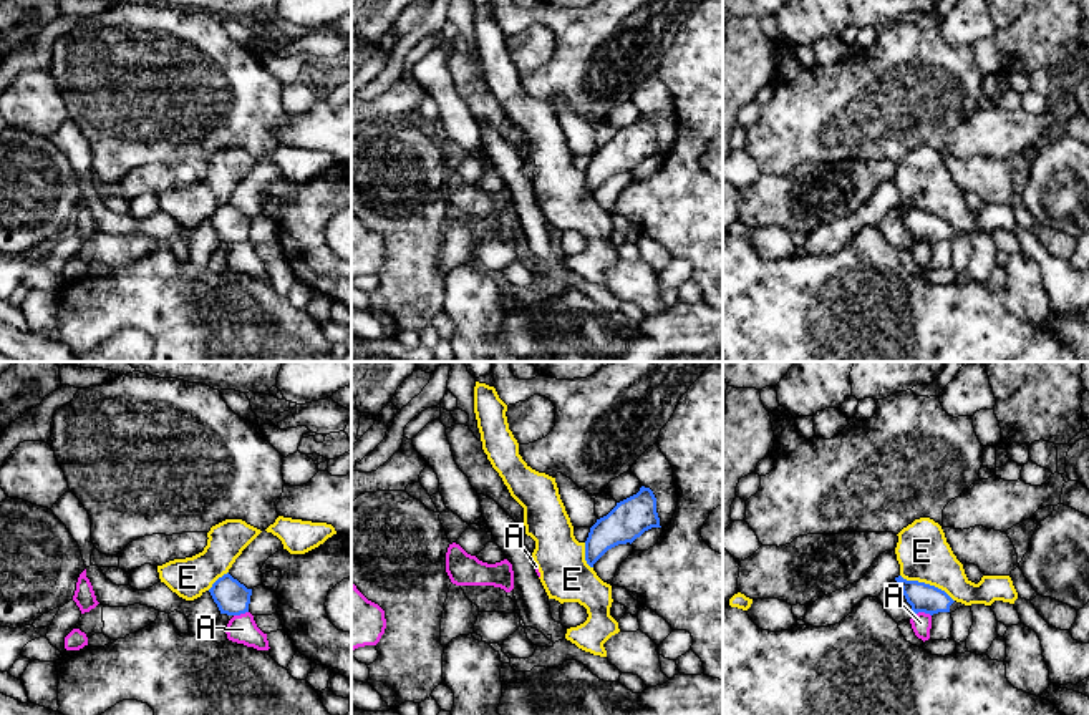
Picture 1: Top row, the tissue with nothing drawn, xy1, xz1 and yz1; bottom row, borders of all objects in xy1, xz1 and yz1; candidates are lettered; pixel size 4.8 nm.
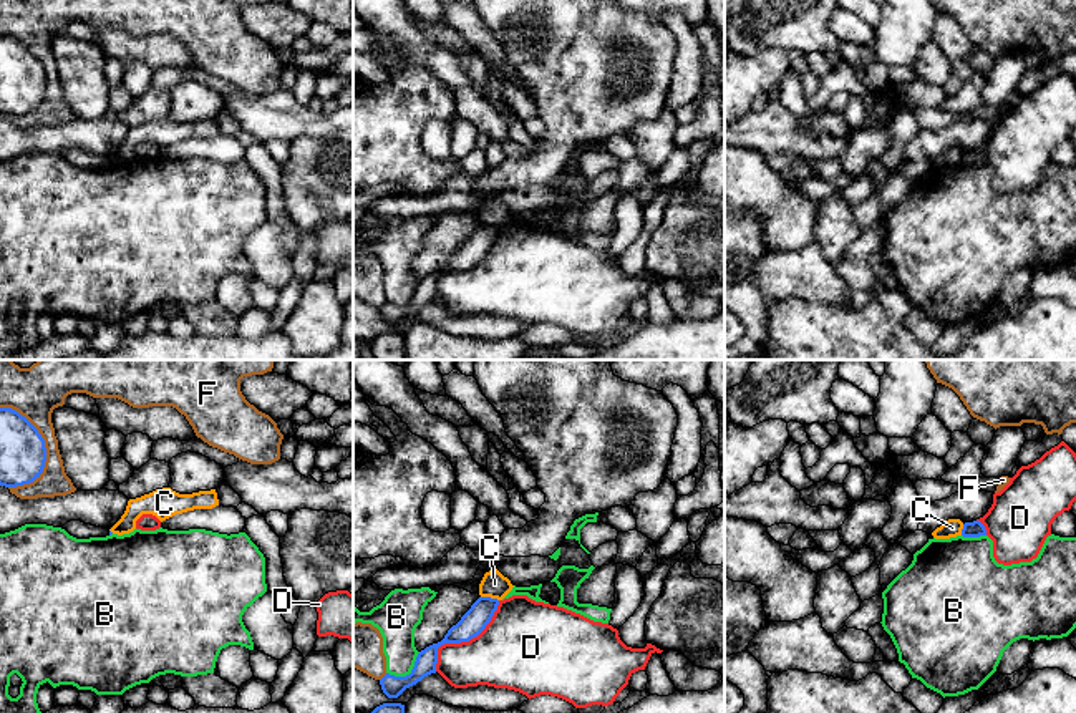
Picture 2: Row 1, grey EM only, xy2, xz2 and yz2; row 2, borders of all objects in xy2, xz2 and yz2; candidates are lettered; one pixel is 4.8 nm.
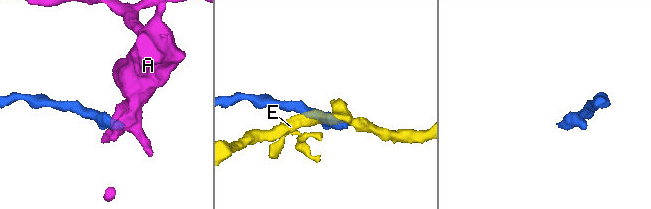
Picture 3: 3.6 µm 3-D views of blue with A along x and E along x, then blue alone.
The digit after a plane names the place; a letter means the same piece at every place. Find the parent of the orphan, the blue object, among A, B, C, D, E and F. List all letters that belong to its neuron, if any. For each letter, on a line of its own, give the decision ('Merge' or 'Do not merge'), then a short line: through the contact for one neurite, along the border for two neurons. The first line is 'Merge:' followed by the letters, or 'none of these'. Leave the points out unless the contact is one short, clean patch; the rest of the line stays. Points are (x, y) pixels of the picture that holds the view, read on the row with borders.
Merge: none of these
A: Do not merge
B: Do not merge
C: Do not merge. Line: xz2 (481, 596), (498, 601)
D: Do not merge
E: Do not merge. Line: yz1 (900, 574), (910, 581), (934, 584), (953, 601)
F: Do not merge

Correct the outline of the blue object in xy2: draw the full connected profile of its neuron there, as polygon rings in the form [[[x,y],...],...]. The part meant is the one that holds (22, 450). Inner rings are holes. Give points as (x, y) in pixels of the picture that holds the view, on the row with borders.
[[[0,408],[0,486],[33,483],[46,461],[45,439],[18,411]]]

